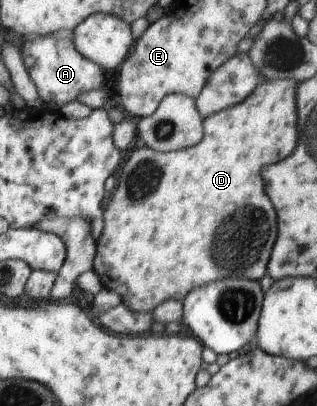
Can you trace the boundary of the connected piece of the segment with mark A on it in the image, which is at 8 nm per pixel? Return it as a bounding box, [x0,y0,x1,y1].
[20,33,104,105]

